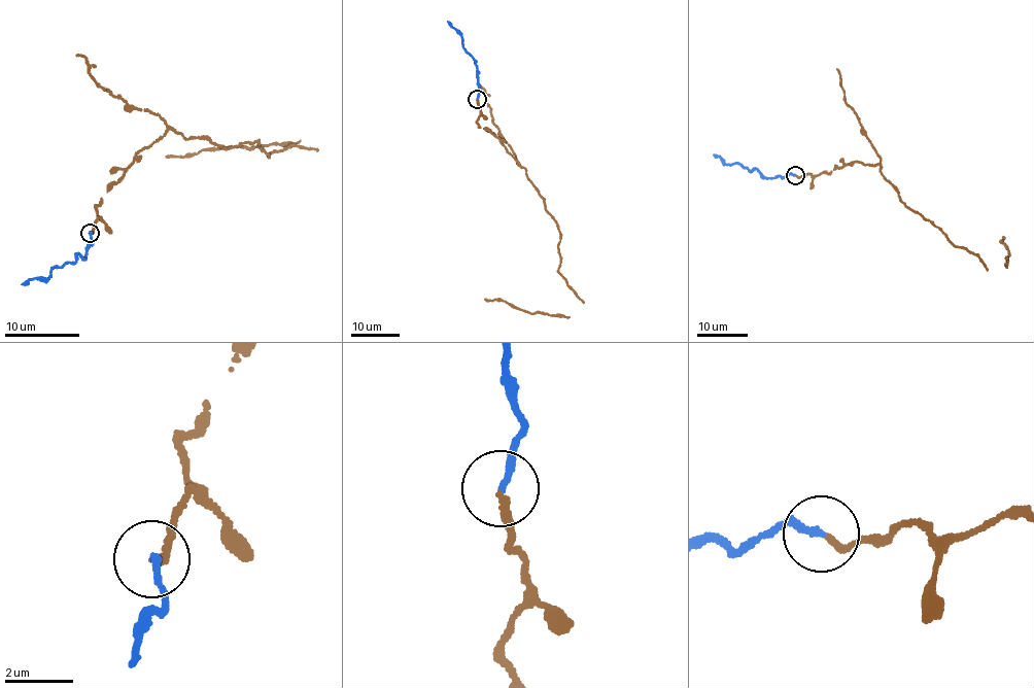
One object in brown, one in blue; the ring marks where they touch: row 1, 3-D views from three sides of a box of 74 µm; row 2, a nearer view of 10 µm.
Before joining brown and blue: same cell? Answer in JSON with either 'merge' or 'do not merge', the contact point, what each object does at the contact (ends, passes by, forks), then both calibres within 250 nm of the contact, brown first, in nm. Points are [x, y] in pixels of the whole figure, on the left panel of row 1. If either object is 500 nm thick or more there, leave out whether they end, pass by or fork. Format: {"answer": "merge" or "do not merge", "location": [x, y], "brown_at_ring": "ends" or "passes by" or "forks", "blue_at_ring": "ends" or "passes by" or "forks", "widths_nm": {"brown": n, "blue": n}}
{"answer": "merge", "location": [90, 233], "brown_at_ring": "ends", "blue_at_ring": "ends", "widths_nm": {"brown": 200, "blue": 200}}

